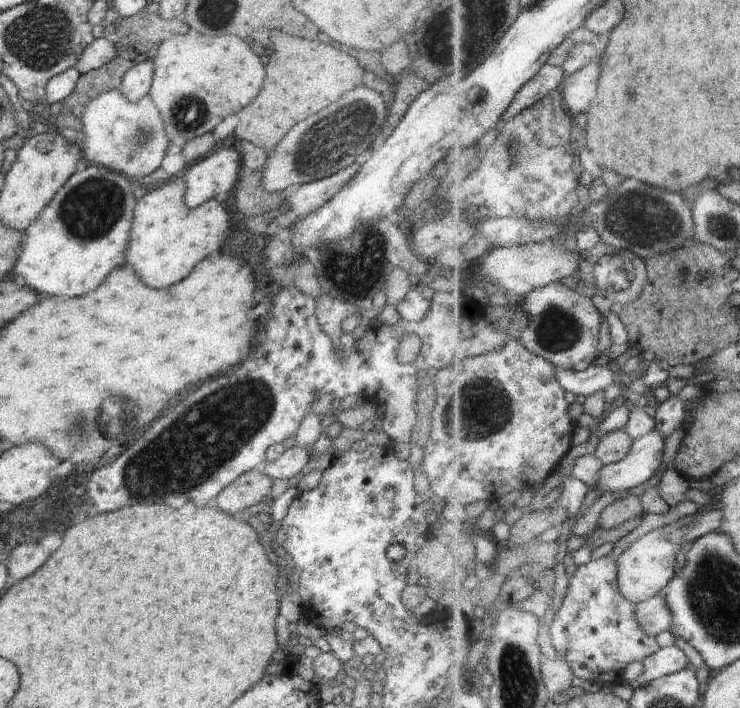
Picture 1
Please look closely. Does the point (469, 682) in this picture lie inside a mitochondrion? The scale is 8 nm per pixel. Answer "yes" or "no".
no

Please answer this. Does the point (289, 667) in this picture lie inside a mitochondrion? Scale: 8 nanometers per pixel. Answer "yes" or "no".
no

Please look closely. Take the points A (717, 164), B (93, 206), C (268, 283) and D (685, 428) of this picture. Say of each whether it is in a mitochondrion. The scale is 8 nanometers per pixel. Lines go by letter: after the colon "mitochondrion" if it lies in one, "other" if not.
A: other
B: mitochondrion
C: other
D: other

